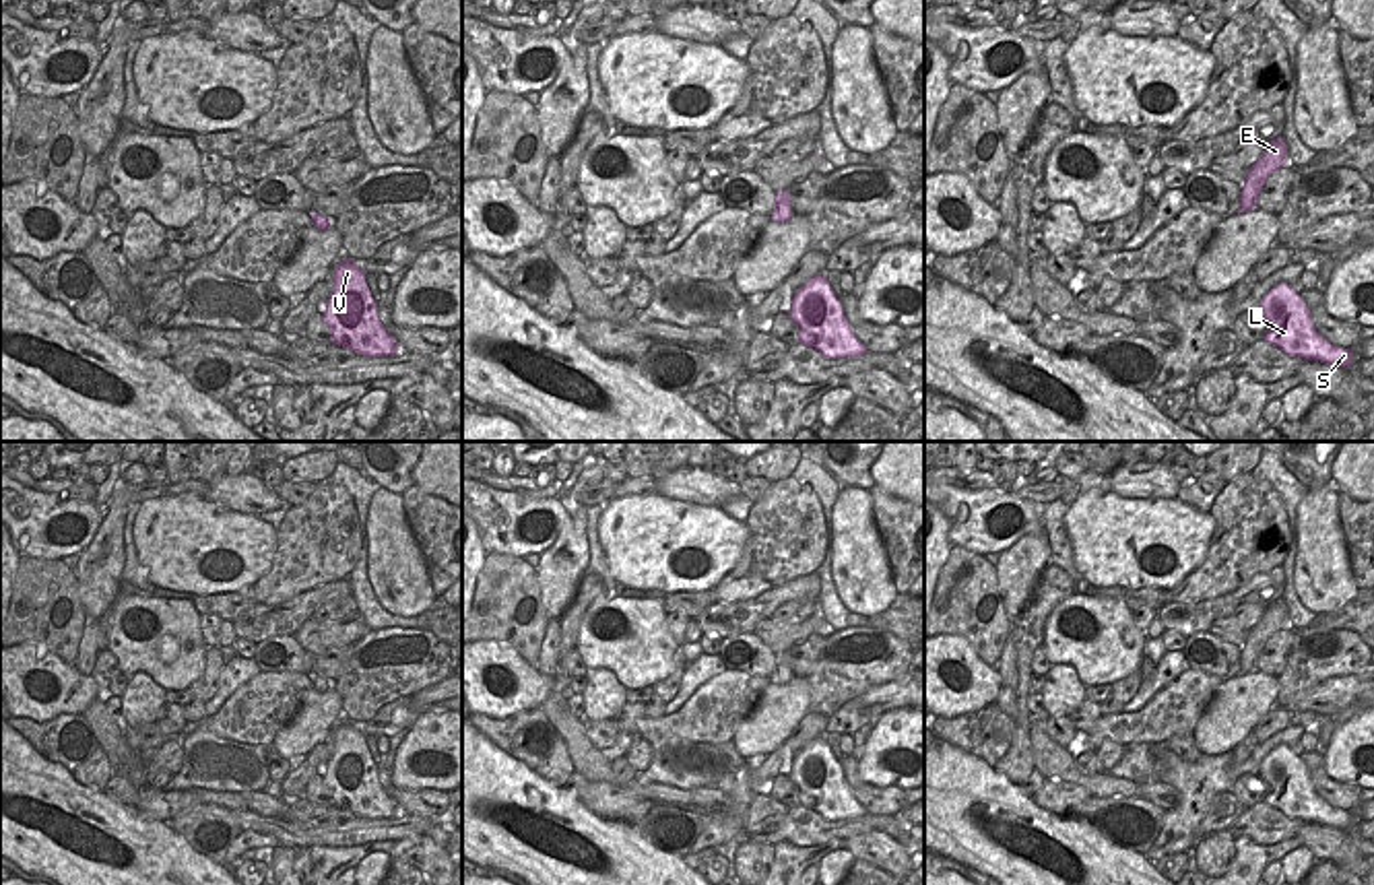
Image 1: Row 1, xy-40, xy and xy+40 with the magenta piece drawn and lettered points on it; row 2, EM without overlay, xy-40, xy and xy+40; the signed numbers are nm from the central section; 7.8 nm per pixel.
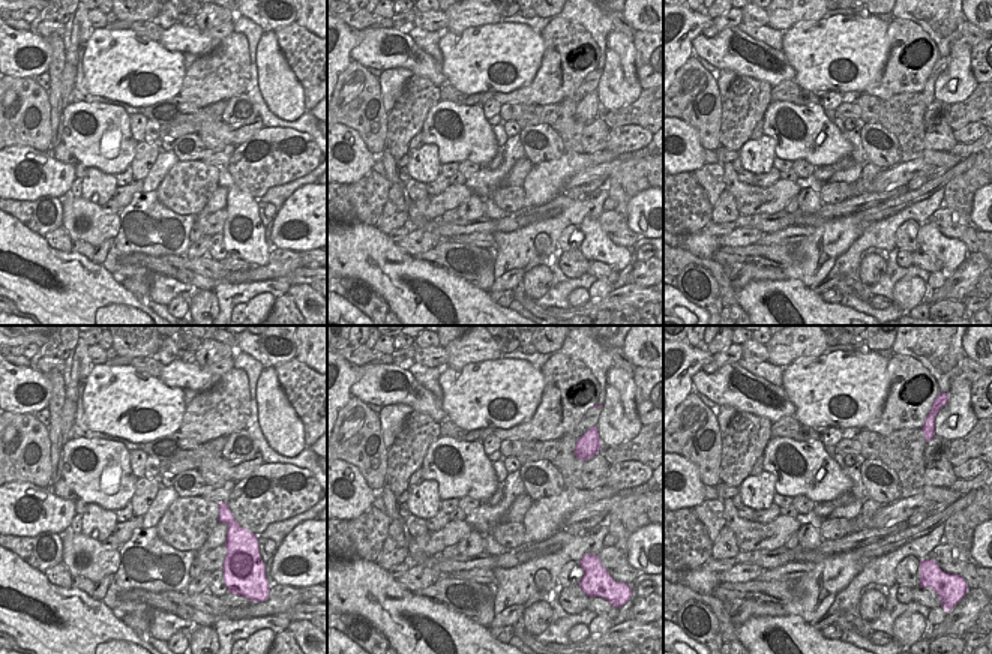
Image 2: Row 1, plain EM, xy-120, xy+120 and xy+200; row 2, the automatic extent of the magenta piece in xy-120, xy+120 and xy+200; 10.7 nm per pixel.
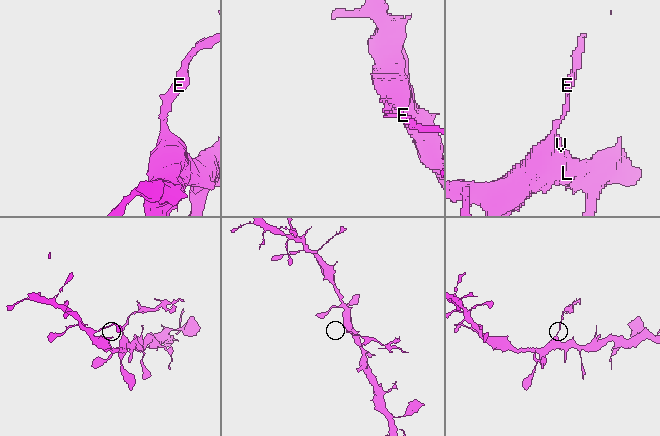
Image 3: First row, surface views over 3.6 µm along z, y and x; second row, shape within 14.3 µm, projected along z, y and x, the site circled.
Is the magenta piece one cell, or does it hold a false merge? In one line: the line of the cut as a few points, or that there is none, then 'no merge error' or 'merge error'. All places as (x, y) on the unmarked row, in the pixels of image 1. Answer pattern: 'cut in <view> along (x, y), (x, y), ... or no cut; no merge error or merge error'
cut in xy along (778, 654), (780, 663), (789, 669); merge error

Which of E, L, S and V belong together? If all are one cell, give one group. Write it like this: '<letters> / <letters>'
E / L S V

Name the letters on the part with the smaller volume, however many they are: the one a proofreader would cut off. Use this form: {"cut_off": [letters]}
{"cut_off": ["E"]}

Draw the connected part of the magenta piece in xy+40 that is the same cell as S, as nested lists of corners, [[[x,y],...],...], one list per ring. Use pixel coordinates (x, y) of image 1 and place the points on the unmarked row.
[[[1287,745],[1275,747],[1261,761],[1256,776],[1267,784],[1263,802],[1285,817],[1343,831],[1351,827],[1353,813],[1335,809],[1316,794],[1310,772]]]

